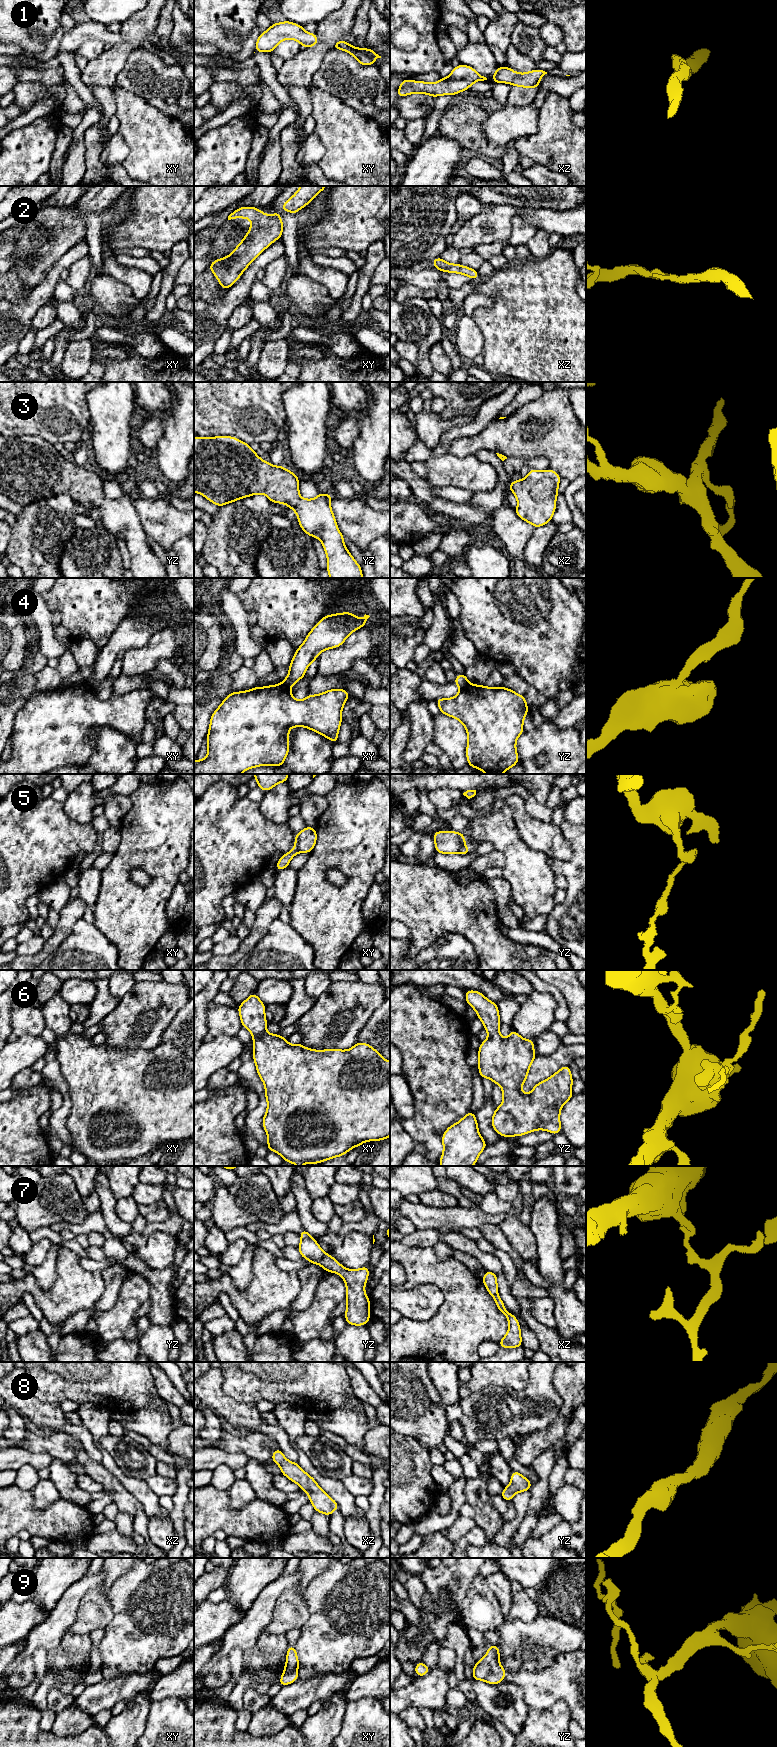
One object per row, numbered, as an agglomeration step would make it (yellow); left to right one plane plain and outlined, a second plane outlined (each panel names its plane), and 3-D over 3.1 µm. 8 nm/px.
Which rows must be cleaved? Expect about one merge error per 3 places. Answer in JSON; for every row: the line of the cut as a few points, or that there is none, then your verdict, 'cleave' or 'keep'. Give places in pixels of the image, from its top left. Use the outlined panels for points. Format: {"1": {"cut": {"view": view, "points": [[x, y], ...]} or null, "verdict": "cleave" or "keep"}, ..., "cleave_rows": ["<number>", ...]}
{"1": {"cut": null, "verdict": "keep"}, "2": {"cut": null, "verdict": "keep"}, "3": {"cut": null, "verdict": "keep"}, "4": {"cut": {"view": "yz", "points": [[468, 683], [460, 689]]}, "verdict": "cleave"}, "5": {"cut": {"view": "yz", "points": [[464, 844], [458, 852]]}, "verdict": "cleave"}, "6": {"cut": null, "verdict": "keep"}, "7": {"cut": {"view": "yz", "points": [[326, 1254], [319, 1263]]}, "verdict": "cleave"}, "8": {"cut": null, "verdict": "keep"}, "9": {"cut": null, "verdict": "keep"}, "cleave_rows": ["4", "5", "7"]}

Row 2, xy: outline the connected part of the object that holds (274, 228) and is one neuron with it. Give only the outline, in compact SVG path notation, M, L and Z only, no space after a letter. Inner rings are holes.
M243 206L228 216L228 220L236 218L247 218L252 222L246 236L230 255L214 260L207 269L214 272L214 276L219 281L222 289L229 289L237 282L246 268L274 241L280 239L283 232L283 221L277 211L274 211L272 216L268 216L256 207Z

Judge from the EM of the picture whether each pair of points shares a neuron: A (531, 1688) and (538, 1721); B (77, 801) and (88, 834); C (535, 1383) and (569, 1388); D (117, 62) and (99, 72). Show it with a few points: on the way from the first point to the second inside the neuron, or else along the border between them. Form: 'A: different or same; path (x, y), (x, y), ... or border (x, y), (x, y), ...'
A: different; border (557, 1700), (546, 1709), (529, 1708)
B: different; border (64, 809), (71, 818), (79, 822), (90, 823)
C: different; border (553, 1372), (553, 1388), (561, 1399), (559, 1409)
D: same; path (113, 62), (103, 70)

